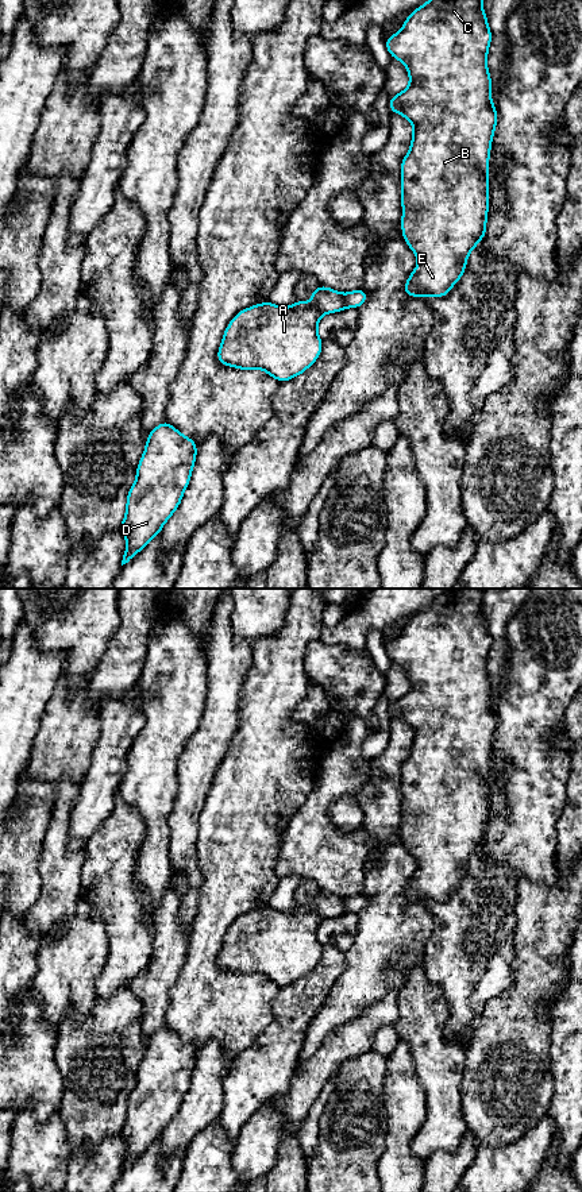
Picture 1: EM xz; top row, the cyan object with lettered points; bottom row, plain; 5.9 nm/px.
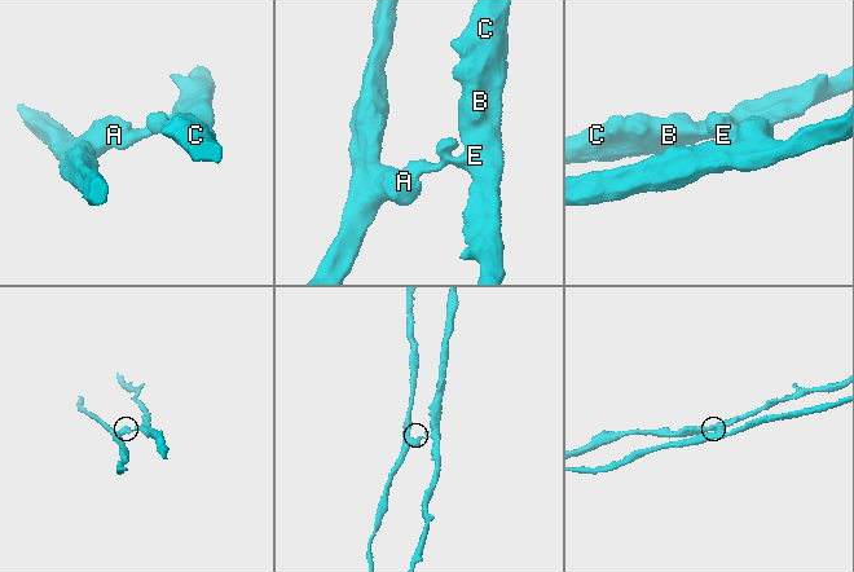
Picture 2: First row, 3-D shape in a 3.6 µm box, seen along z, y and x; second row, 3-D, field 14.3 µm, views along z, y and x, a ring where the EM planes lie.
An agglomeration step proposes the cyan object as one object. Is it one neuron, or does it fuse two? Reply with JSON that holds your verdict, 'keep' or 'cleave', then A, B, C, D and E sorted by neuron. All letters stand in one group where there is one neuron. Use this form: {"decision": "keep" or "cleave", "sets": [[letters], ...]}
{"decision": "cleave", "sets": [["A", "D"], ["B", "C", "E"]]}

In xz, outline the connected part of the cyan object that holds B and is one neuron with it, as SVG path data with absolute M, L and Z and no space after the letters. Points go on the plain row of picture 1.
M446 589L428 607L406 621L396 640L385 644L388 656L406 671L411 683L409 691L390 703L389 713L413 728L411 753L401 768L402 841L419 864L404 898L413 902L447 900L465 877L470 856L486 840L489 759L497 714L492 709L492 684L486 671L492 637L482 599L483 589Z

